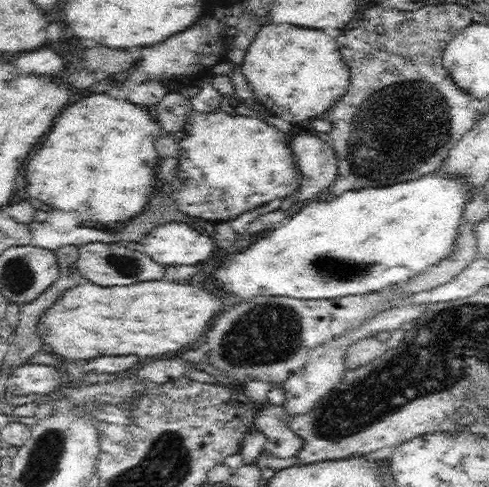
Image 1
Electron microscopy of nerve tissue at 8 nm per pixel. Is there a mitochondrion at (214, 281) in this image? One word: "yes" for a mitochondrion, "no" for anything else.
no

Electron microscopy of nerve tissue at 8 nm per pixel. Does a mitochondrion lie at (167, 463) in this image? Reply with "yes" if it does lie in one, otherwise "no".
yes

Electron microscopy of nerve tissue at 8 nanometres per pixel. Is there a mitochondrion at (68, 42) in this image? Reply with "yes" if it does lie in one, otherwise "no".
no

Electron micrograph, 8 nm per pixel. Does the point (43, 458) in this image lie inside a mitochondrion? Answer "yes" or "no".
yes

